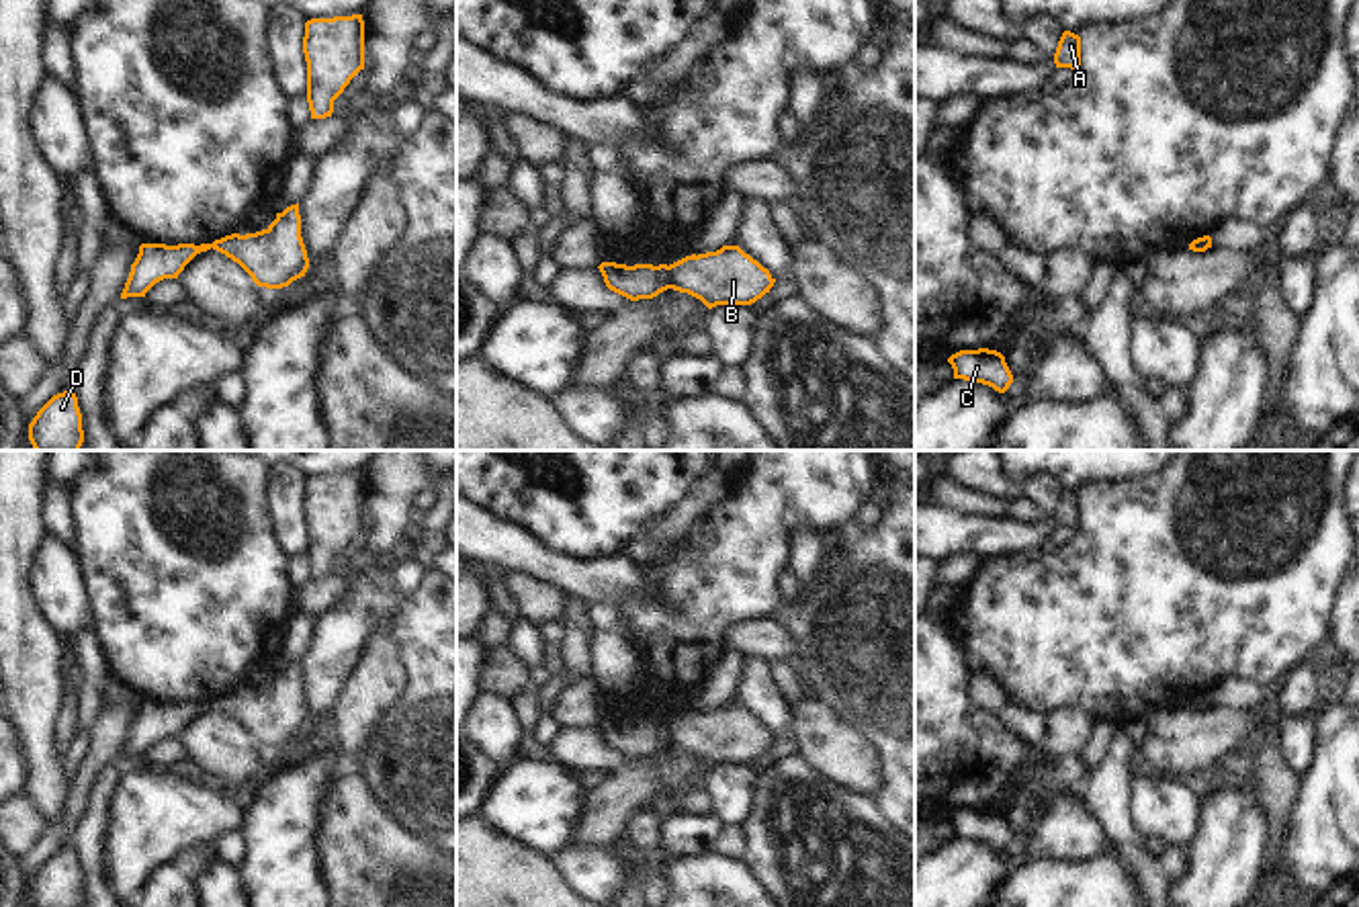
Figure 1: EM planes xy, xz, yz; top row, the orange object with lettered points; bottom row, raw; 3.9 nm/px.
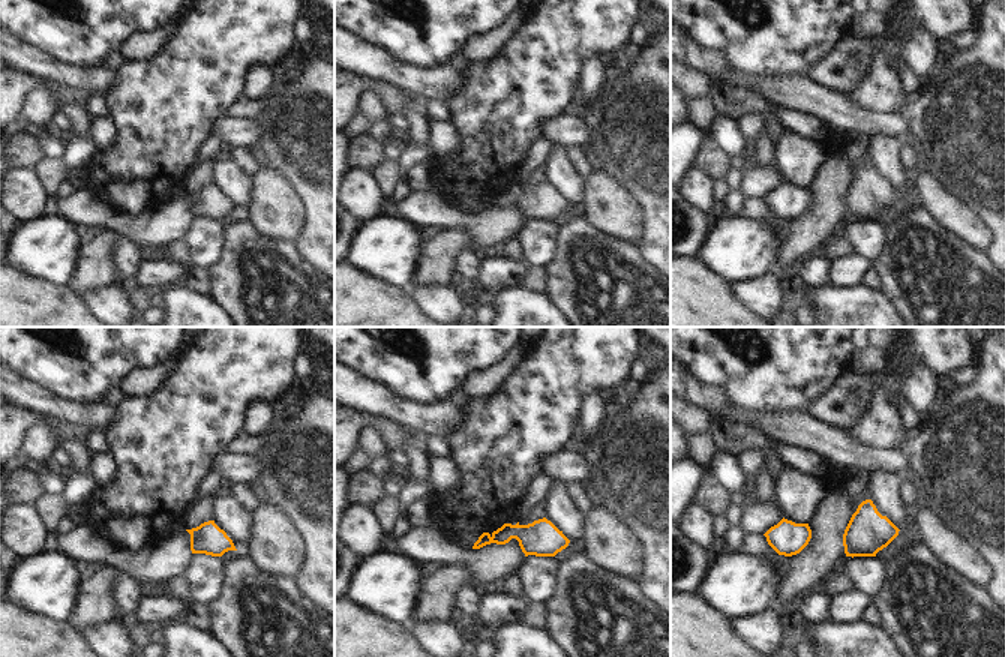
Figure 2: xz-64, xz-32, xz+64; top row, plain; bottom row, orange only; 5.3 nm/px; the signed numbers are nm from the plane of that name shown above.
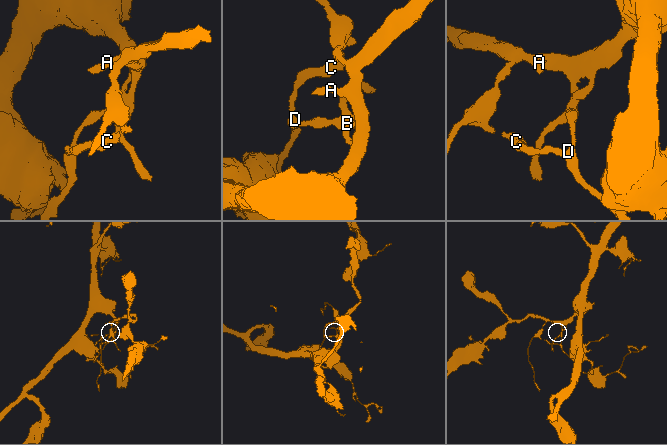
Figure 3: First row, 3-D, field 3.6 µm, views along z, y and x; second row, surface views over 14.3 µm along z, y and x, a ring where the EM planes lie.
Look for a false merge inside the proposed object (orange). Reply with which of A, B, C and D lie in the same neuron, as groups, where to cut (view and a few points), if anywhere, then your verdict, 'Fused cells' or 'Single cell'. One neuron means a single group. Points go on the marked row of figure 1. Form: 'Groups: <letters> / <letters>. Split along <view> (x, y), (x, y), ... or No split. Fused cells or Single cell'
Groups: A B / C D. Split along xz (668, 267), (672, 287). Fused cells.

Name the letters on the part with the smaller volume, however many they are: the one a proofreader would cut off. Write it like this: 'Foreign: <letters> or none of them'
Foreign: C, D

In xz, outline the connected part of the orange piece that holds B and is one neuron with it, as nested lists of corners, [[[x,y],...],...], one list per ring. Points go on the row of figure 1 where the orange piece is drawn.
[[[739,246],[692,254],[673,264],[671,289],[716,305],[751,305],[774,287],[776,278]]]

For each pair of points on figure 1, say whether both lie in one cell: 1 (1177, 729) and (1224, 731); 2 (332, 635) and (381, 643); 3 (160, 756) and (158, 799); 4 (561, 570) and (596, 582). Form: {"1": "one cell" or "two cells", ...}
{"1": "one cell", "2": "two cells", "3": "two cells", "4": "one cell"}

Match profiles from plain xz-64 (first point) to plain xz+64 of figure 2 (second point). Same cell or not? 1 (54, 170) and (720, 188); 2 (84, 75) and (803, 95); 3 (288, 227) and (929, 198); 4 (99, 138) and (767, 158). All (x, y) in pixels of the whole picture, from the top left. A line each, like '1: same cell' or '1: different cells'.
1: same cell
2: same cell
3: same cell
4: different cells

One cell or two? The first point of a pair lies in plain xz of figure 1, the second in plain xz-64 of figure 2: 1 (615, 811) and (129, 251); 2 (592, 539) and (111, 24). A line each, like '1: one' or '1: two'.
1: two
2: one

